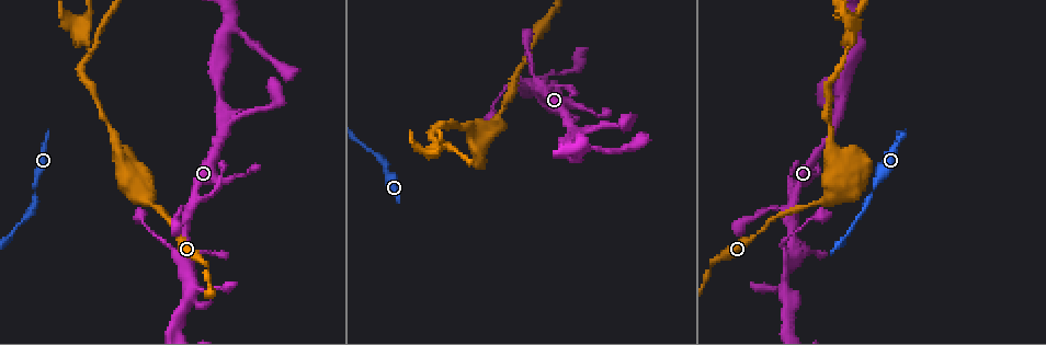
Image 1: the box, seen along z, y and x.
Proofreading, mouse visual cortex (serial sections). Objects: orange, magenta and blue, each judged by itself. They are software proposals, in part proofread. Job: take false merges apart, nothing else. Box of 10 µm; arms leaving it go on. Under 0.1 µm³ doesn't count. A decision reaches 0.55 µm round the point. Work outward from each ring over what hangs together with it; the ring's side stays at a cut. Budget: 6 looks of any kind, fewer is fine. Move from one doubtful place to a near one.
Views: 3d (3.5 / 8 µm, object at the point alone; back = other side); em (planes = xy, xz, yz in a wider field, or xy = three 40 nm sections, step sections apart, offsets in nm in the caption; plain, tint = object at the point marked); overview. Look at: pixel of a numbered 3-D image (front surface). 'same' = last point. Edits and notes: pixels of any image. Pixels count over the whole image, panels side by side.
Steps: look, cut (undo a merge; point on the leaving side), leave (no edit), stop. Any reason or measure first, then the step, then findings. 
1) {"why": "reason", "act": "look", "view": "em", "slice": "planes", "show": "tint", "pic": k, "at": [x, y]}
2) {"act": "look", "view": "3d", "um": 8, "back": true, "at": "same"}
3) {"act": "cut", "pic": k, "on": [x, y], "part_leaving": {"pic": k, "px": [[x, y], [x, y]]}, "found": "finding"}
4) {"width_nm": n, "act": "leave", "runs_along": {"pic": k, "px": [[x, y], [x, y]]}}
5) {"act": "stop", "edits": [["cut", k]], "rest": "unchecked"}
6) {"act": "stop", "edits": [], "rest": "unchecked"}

{"why": "thick turns thin", "act": "look", "view": "3d", "um": 3.5, "pic": 1, "at": [132, 185]}

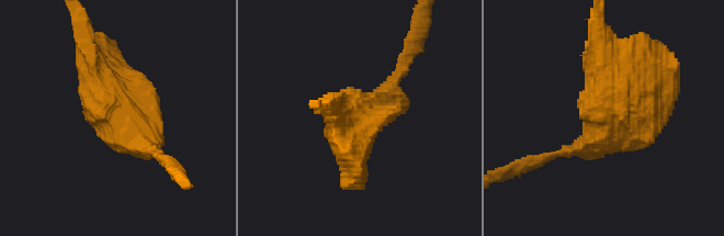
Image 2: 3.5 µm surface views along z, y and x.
{"act": "look", "view": "em", "slice": "planes", "show": "tint", "pic": 2, "at": [117, 113]}

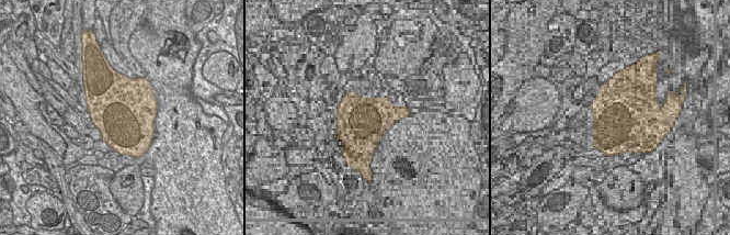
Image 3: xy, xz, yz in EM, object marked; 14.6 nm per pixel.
{"why": "cut it another way", "act": "look", "view": "em", "slice": "xy", "step": 5, "show": "tint", "at": "same"}

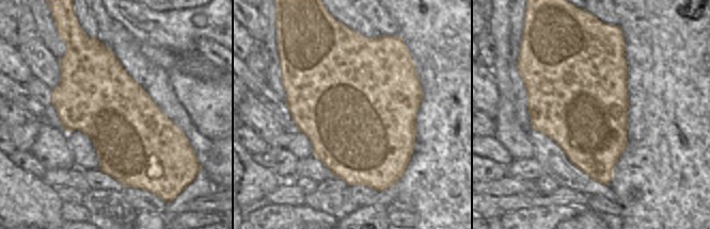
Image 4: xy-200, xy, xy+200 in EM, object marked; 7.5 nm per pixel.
{"act": "leave", "runs_along": {"pic": 2, "px": [[146, 148], [115, 114], [81, 26]]}, "found": "continuous, no second cell"}

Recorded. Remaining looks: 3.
{"why": "two arms in line, one across", "act": "look", "view": "3d", "um": 3.5, "pic": 1, "at": [219, 136]}

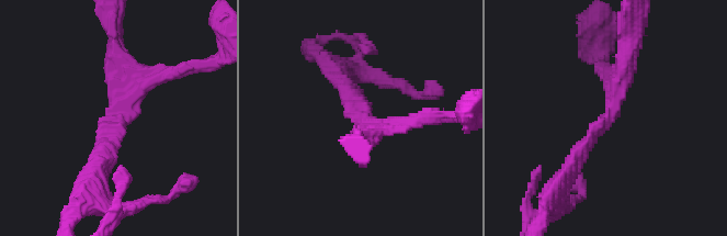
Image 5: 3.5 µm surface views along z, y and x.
{"arms": 3, "arm_widths_nm": [150, 250, 300], "why": "need the tissue", "act": "look", "view": "em", "slice": "xy", "step": 5, "show": "plain", "pic": 5, "at": [605, 115]}

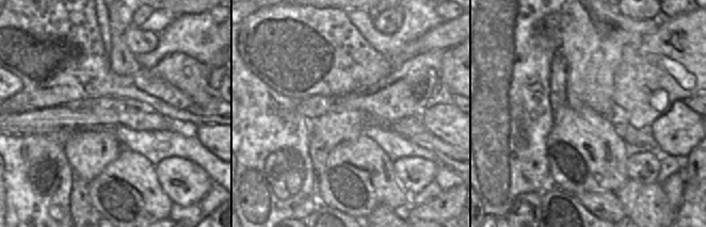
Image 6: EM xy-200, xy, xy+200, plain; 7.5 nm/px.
{"act": "look", "view": "em", "slice": "xy", "step": 5, "show": "tint", "at": "same"}

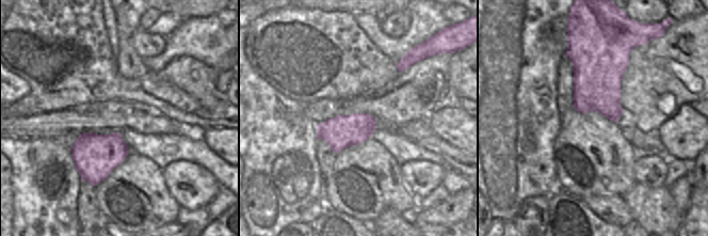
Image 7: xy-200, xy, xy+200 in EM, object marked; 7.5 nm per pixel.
{"act": "leave", "runs_along": {"pic": 5, "px": [[568, 173], [613, 110], [633, 46]]}, "found": "continuous, no second cell"}

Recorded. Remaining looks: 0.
{"act": "stop", "edits": [], "rest": "unchecked"}

